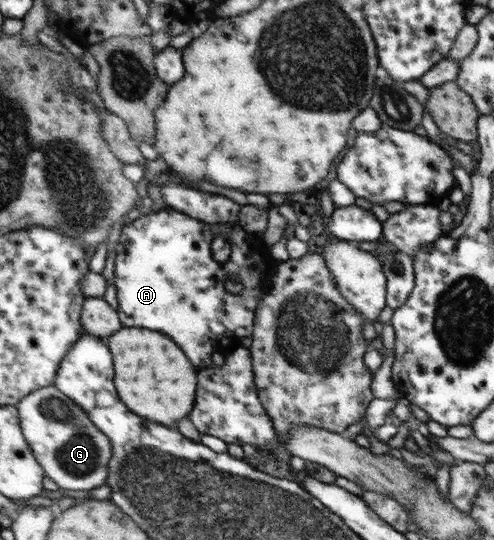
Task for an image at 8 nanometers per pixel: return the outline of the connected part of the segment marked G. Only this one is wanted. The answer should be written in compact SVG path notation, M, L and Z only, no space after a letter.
M49 385L23 397L17 407L24 436L36 460L59 488L89 492L107 484L108 462L114 457L112 440L71 397Z

